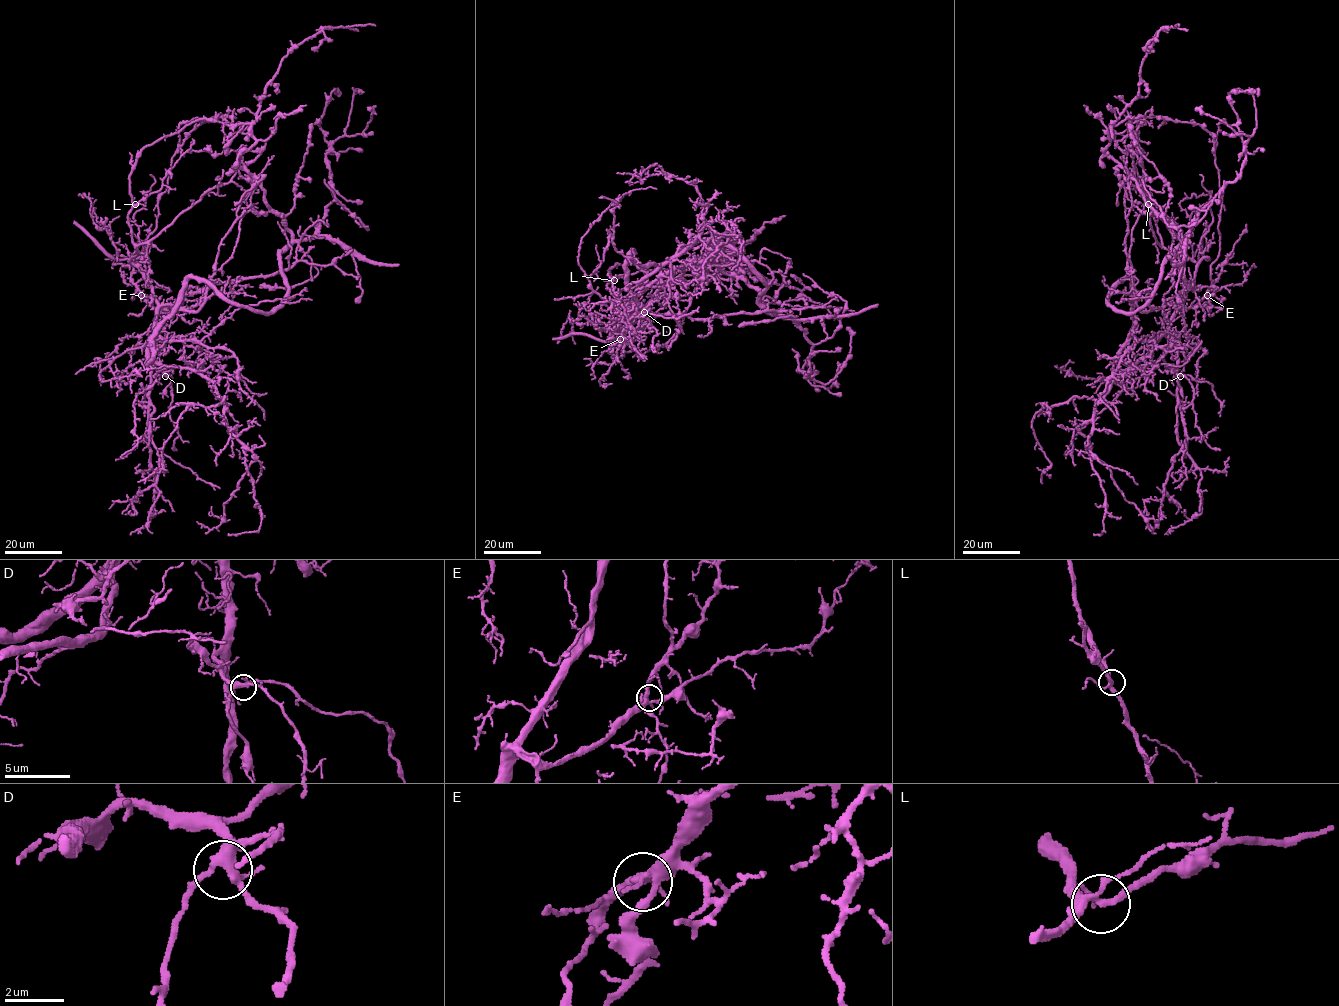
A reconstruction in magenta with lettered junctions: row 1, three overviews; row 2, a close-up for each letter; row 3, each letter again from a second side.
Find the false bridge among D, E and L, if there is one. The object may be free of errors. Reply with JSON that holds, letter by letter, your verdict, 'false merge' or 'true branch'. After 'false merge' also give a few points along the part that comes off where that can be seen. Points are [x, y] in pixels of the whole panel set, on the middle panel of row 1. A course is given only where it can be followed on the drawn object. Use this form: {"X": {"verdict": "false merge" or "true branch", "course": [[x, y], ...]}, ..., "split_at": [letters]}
{"D": {"verdict": "true branch"}, "E": {"verdict": "true branch"}, "L": {"verdict": "true branch"}, "split_at": []}

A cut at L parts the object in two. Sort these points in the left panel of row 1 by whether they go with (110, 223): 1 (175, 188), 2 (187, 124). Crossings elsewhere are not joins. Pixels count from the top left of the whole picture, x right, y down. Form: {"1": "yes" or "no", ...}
{"1": "no", "2": "yes"}

